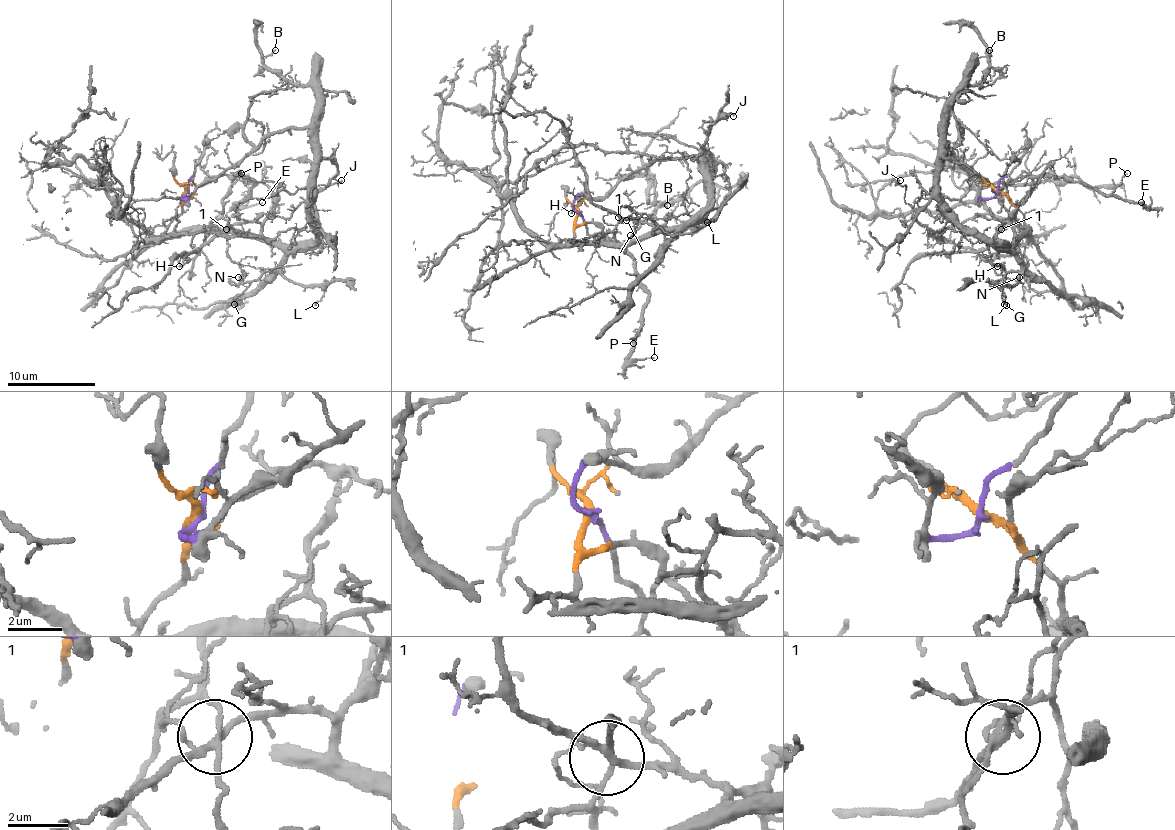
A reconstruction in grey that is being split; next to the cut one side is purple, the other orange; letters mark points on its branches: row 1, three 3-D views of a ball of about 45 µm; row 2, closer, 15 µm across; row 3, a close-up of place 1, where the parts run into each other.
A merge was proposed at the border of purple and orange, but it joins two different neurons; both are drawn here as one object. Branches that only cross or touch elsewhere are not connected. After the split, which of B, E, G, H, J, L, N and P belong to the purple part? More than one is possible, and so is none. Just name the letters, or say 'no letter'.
B, G, H, J, L

